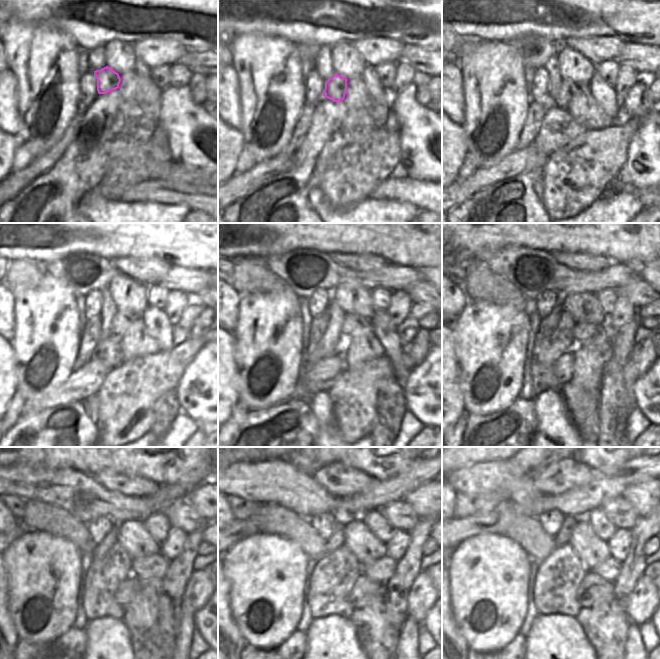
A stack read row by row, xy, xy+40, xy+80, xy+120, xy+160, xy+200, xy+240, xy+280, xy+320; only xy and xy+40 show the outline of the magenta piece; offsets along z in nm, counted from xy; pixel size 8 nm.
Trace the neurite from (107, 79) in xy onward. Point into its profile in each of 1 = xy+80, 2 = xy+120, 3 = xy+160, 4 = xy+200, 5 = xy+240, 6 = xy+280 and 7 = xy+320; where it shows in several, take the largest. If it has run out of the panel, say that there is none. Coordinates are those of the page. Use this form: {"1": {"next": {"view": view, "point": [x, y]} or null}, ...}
{"1": {"next": {"view": "xy+80", "point": [567, 89]}}, "2": {"next": {"view": "xy+120", "point": [123, 319]}}, "3": {"next": {"view": "xy+160", "point": [351, 322]}}, "4": {"next": {"view": "xy+200", "point": [582, 331]}}, "5": {"next": {"view": "xy+240", "point": [154, 566]}}, "6": {"next": {"view": "xy+280", "point": [380, 570]}}, "7": {"next": {"view": "xy+320", "point": [609, 569]}}}

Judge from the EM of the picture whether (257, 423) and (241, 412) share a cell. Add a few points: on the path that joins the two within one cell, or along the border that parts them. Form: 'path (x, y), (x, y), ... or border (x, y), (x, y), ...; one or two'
border (251, 410), (233, 435); two

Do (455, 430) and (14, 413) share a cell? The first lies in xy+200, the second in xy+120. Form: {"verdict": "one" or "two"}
{"verdict": "one"}

